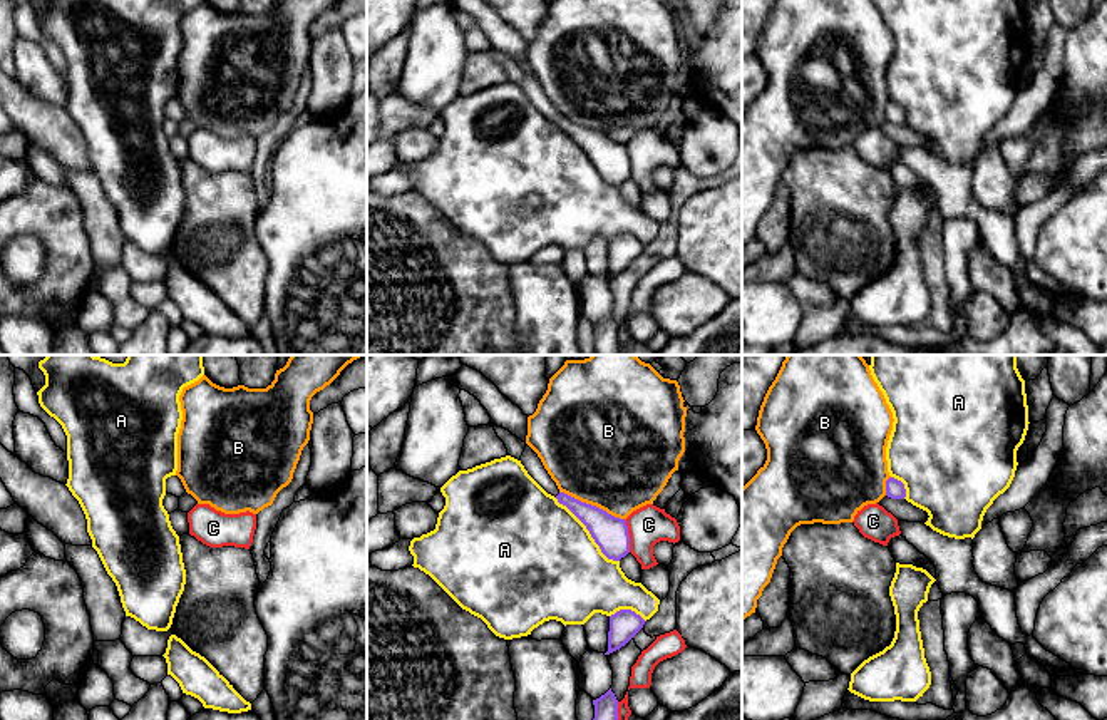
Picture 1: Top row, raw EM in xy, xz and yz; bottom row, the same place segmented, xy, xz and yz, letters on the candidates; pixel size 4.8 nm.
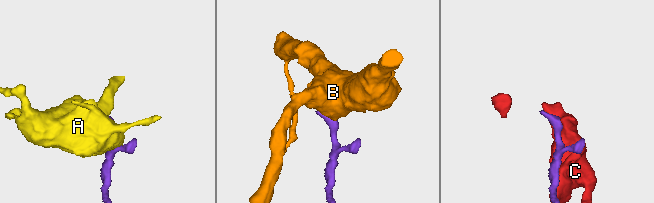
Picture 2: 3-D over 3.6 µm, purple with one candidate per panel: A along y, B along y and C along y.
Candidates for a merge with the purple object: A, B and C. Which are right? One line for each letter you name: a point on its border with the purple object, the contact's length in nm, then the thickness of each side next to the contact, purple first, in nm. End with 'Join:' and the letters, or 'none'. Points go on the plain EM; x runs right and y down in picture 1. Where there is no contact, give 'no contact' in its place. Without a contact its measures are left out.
Join: none

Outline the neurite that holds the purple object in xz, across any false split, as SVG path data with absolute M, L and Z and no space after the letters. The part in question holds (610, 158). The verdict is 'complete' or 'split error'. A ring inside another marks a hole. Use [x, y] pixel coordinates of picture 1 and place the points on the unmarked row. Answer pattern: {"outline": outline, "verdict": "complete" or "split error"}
{"outline": "M528 69L519 85L548 119L554 121L559 129L566 131L586 151L608 184L620 186L630 177L630 159L625 144L561 117L538 79Z", "verdict": "split error"}

